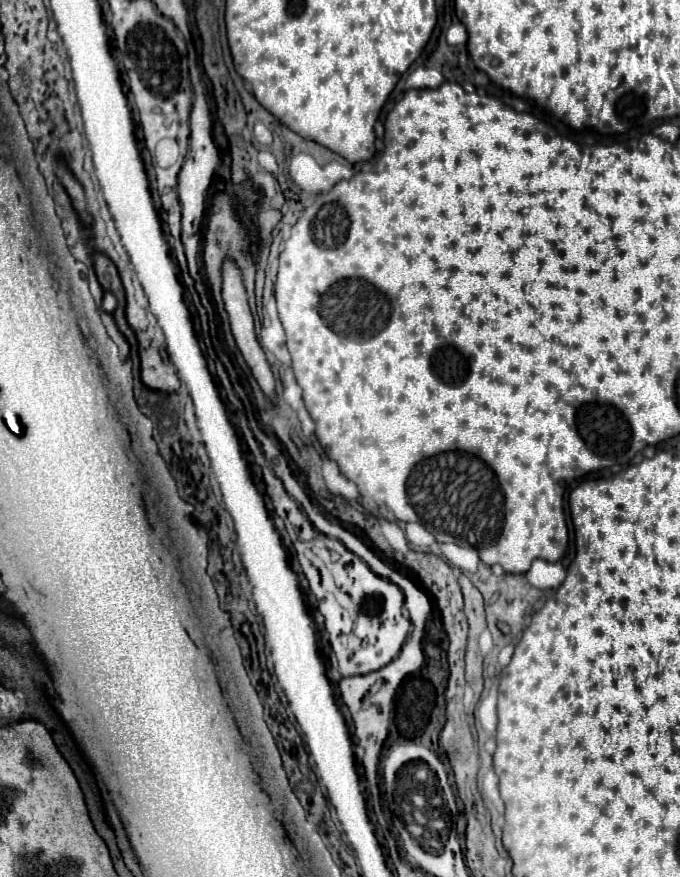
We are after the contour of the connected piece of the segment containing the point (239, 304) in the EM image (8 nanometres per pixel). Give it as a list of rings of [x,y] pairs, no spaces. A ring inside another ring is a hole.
[[[226,261],[222,265],[222,275],[224,275],[224,285],[222,285],[222,299],[224,299],[224,305],[226,305],[226,311],[230,315],[230,323],[232,323],[232,333],[234,333],[234,339],[236,339],[236,345],[244,357],[244,361],[250,365],[254,377],[258,379],[262,391],[274,399],[274,375],[270,371],[270,365],[264,357],[264,351],[262,347],[258,345],[258,339],[256,339],[256,333],[254,333],[254,319],[252,319],[252,313],[250,313],[250,307],[248,307],[248,299],[246,299],[246,289],[242,285],[242,277],[240,277],[240,271],[234,263]]]

